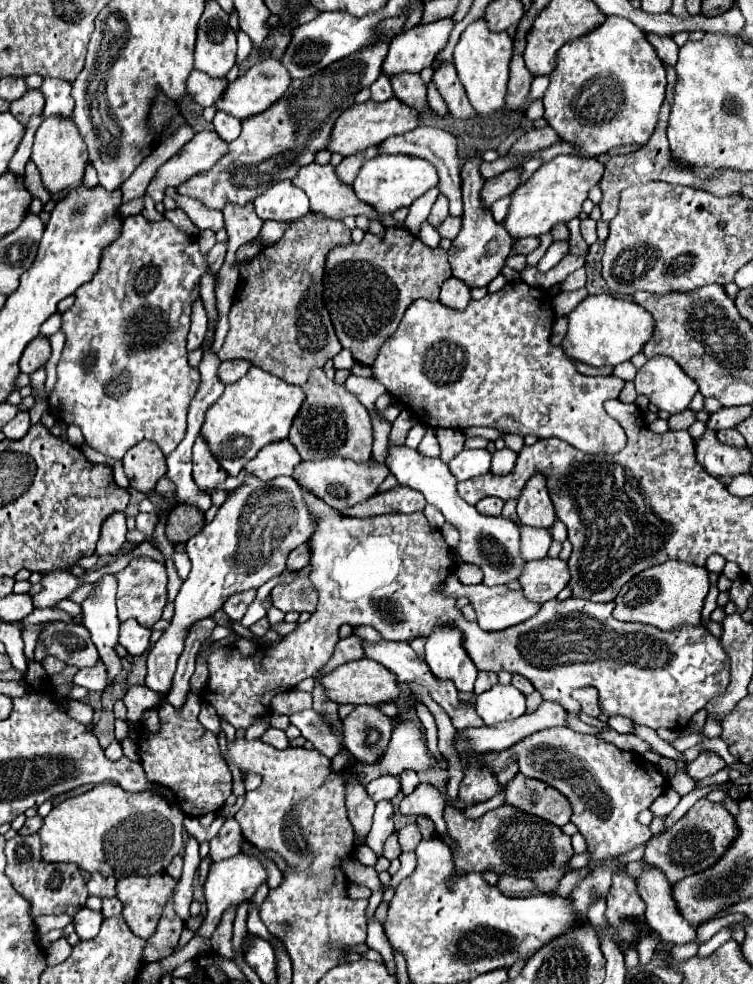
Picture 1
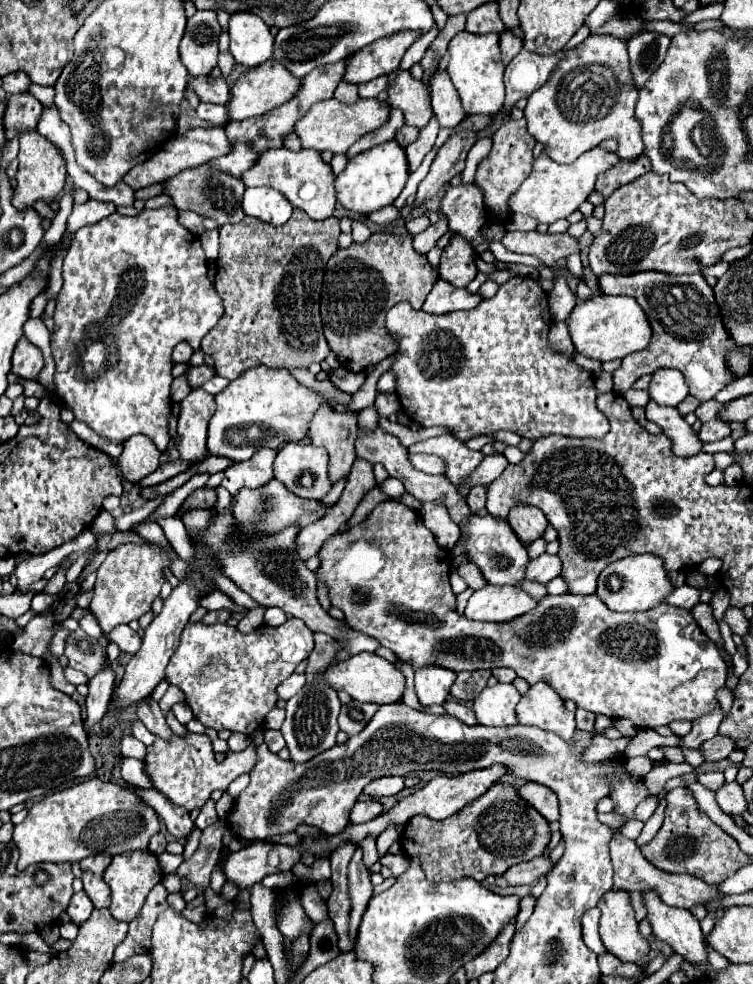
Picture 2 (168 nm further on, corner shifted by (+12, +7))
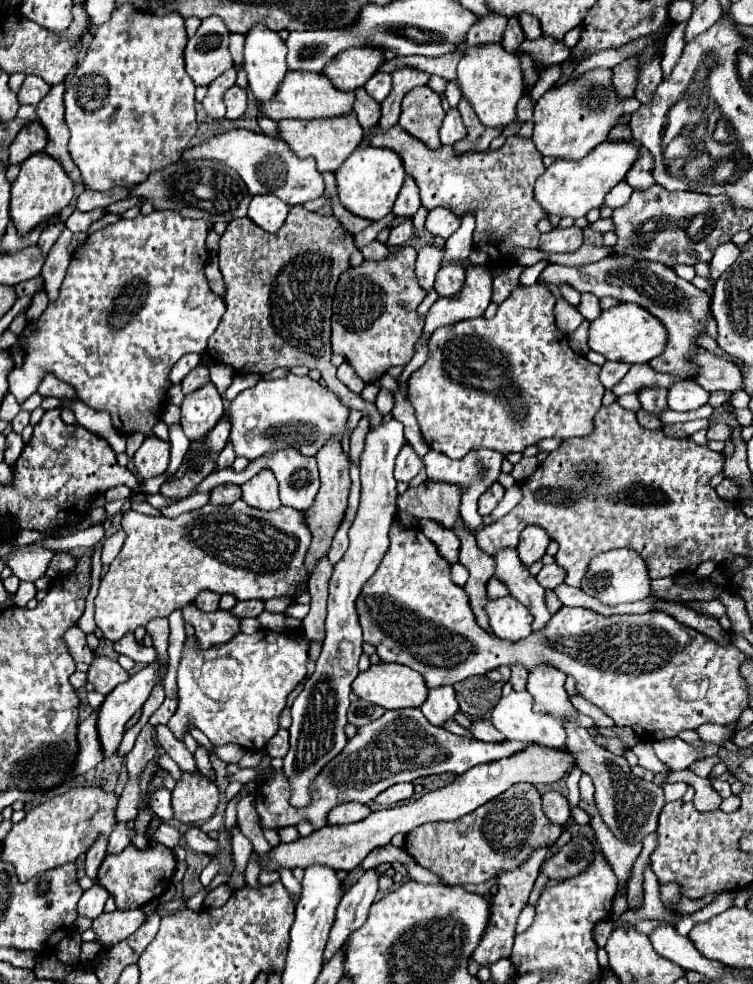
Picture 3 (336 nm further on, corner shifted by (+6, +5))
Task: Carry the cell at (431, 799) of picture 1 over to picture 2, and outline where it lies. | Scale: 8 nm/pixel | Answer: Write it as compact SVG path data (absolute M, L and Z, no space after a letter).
M374 799L358 801L358 803L352 807L350 819L352 819L352 823L366 823L366 821L378 817L382 811L384 811L384 805L382 805L380 801L374 801Z

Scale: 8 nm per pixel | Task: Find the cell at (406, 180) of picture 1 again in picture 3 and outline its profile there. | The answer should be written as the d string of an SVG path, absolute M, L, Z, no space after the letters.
M374 147L356 149L334 171L340 203L350 213L354 213L362 219L370 219L370 221L380 221L392 211L392 205L394 205L394 201L402 189L404 177L406 177L406 173L404 173L404 167L402 167L402 161L398 159L398 155L394 155L394 151L374 149Z

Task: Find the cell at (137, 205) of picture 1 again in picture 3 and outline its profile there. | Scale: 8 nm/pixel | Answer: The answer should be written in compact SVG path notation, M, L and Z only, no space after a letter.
M98 209L98 211L90 211L90 213L82 213L82 211L74 211L70 215L70 219L66 221L66 227L76 233L76 231L88 231L88 227L98 221L100 217L104 217L106 211L104 209Z

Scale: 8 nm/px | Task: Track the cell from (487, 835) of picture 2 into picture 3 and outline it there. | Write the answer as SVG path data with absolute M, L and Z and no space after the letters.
M514 785L490 803L456 821L424 823L406 835L404 849L418 865L436 873L448 885L482 883L494 879L498 871L514 869L536 849L552 845L564 827L544 817L540 793L534 785Z

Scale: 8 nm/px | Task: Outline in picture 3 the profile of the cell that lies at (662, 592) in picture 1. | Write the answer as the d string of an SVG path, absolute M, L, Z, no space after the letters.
M610 549L590 559L580 589L606 605L632 603L646 599L650 595L650 577L646 565L642 563L642 559L638 559L638 553L630 549Z

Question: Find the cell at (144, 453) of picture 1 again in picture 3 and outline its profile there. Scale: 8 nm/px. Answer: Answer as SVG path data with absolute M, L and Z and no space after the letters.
M146 437L134 455L136 471L148 479L162 475L170 463L170 443L158 437Z

